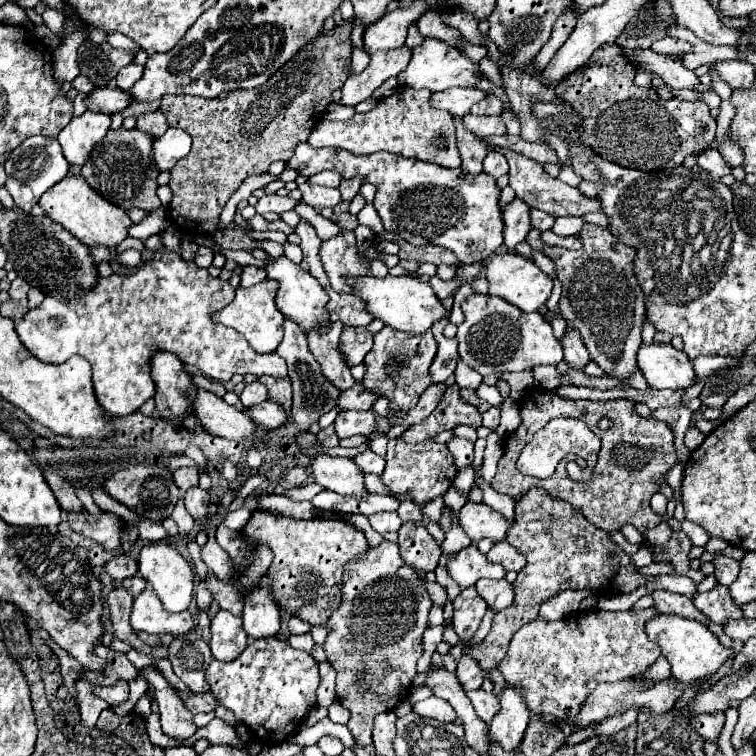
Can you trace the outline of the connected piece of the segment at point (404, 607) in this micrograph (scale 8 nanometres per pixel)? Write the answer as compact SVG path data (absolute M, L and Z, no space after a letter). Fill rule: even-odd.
M382 542L378 548L368 550L368 554L358 560L350 562L344 570L344 586L342 586L342 604L340 608L330 616L326 628L328 638L324 642L324 652L328 662L336 668L338 680L336 680L336 694L338 702L350 712L348 728L356 738L358 746L370 746L372 744L372 720L388 710L394 710L394 706L404 700L408 694L408 688L412 686L412 678L416 676L416 662L422 656L422 634L428 628L428 612L430 612L432 600L424 588L424 582L418 580L416 570L410 568L398 554L398 544L394 542ZM358 672L366 672L368 682L364 684L364 692L352 686L352 680L356 680Z

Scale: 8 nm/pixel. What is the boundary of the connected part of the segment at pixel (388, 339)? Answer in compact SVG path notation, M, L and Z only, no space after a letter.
M384 326L374 334L374 346L366 354L364 366L366 374L362 378L362 386L370 392L378 392L390 400L390 408L394 410L410 410L418 404L422 392L430 386L428 368L436 354L436 340L432 332L424 332L424 336L410 336L406 332L398 332L390 326Z

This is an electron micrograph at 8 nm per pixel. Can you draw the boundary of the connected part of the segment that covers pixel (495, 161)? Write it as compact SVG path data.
M488 150L486 158L484 158L484 172L494 176L494 178L500 178L504 174L508 174L508 162L506 162L506 156L502 152L496 152L496 150Z

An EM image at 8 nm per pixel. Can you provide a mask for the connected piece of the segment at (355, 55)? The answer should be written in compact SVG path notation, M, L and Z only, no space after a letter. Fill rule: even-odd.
M352 46L352 66L356 68L356 72L362 72L368 66L368 62L370 62L370 56L362 48Z

